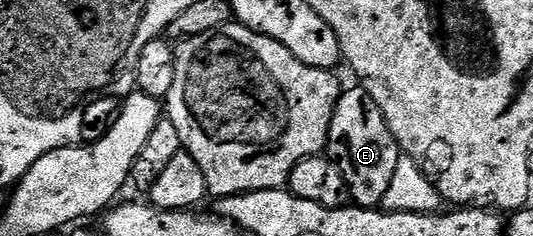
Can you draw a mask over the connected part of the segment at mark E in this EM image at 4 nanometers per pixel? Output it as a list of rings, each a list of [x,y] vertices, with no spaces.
[[[346,89],[338,98],[329,129],[327,154],[340,168],[341,175],[345,178],[348,197],[356,205],[366,208],[381,206],[387,184],[391,184],[391,176],[395,172],[399,147],[389,131],[383,112],[379,112],[375,100],[371,100],[366,90]]]

